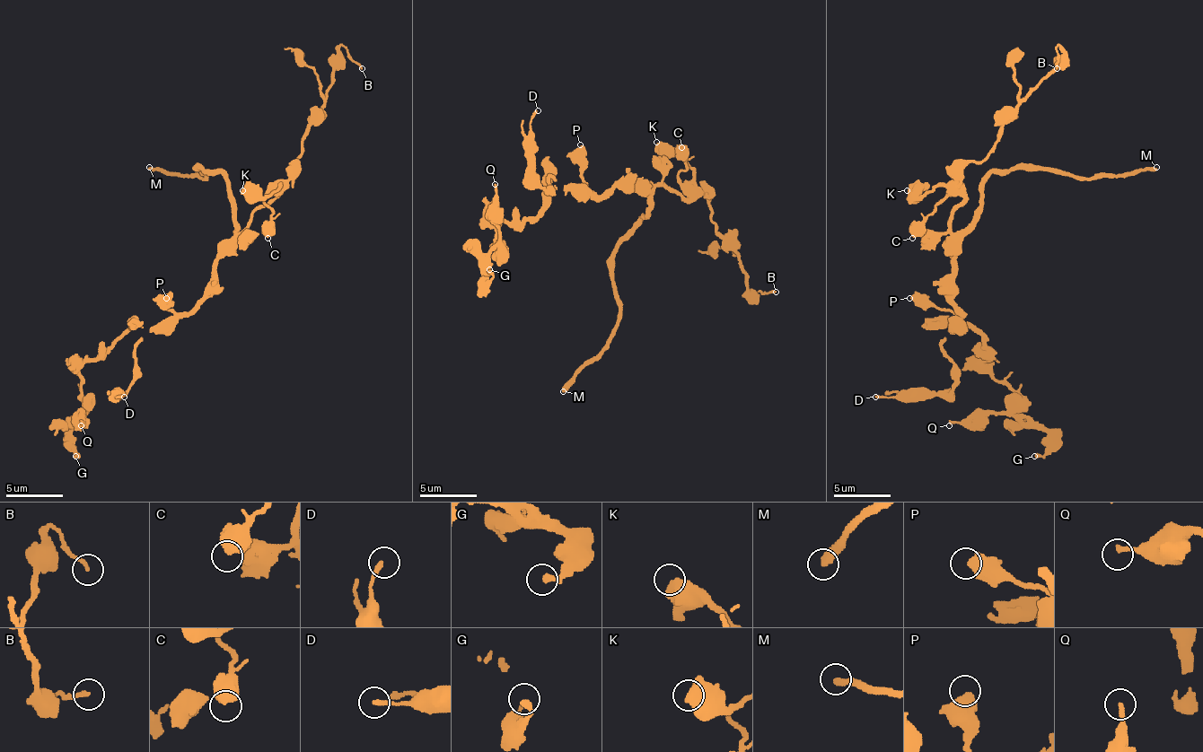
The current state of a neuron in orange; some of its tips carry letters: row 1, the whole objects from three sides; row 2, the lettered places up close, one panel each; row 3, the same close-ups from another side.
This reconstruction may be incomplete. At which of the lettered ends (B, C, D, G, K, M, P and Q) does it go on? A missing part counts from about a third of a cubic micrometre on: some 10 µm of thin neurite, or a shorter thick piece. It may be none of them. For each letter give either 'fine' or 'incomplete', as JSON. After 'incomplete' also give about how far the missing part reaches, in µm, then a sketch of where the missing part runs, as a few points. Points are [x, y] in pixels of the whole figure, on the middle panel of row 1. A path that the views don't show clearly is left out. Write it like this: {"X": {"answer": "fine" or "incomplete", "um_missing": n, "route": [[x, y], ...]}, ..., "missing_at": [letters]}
{"B": {"answer": "fine"}, "C": {"answer": "fine"}, "D": {"answer": "fine"}, "G": {"answer": "fine"}, "K": {"answer": "fine"}, "M": {"answer": "incomplete", "um_missing": 160}, "P": {"answer": "fine"}, "Q": {"answer": "fine"}, "missing_at": ["M"]}

